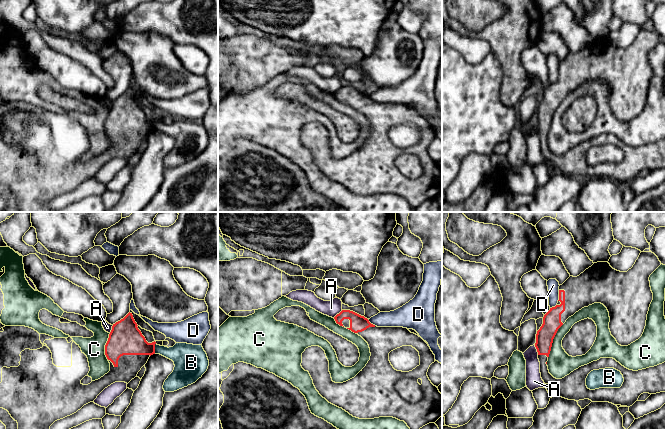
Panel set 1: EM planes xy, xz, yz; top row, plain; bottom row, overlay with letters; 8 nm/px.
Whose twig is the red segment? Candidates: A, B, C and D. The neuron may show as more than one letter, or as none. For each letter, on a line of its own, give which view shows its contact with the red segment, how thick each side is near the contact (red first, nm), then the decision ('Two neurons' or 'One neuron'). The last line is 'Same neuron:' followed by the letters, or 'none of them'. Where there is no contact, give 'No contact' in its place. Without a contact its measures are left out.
A: Touches red in yz. Thickness 140 nm (red) against 130 nm. Two neurons
B: Touches red in xy. Thickness 260 nm (red) against 200 nm. Two neurons
C: Touches red in yz. Thickness 140 nm (red) against 200 nm. Two neurons
D: Touches red in yz. Thickness 140 nm (red) against 100 nm. Two neurons
Same neuron: none of them

